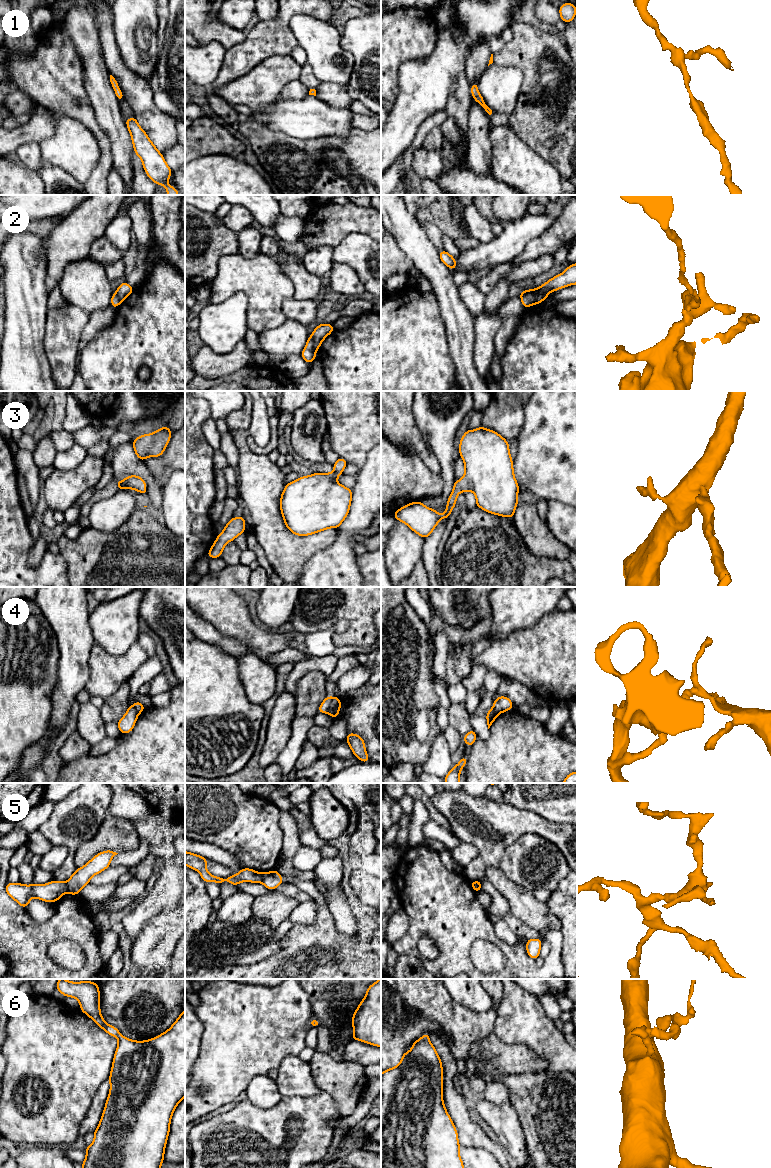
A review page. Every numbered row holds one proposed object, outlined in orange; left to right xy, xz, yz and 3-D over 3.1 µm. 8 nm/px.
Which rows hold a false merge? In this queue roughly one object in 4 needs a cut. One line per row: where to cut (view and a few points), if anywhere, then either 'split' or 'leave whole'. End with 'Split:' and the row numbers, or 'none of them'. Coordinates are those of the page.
1: cut none; leave whole
2: cut yz (536, 289), (534, 292), (520, 297); split
3: cut none; leave whole
4: cut xz (334, 697), (326, 712); split
5: cut xy (64, 883), (67, 892); split
6: cut none; leave whole
Split: 2, 4, 5

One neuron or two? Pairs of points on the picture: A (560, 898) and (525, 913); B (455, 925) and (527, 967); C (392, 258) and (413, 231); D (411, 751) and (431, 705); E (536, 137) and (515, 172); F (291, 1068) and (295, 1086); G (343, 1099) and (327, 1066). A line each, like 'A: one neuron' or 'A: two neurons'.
A: two neurons
B: one neuron
C: two neurons
D: one neuron
E: two neurons
F: one neuron
G: one neuron

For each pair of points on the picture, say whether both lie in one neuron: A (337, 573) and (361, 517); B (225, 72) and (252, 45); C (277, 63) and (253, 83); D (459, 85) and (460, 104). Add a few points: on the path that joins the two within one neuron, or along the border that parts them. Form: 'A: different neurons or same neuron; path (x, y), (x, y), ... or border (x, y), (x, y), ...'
A: same neuron; path (340, 559), (348, 531)
B: same neuron; path (232, 65), (245, 52)
C: same neuron; path (271, 69), (259, 81)
D: same neuron; path (460, 90), (460, 99)

